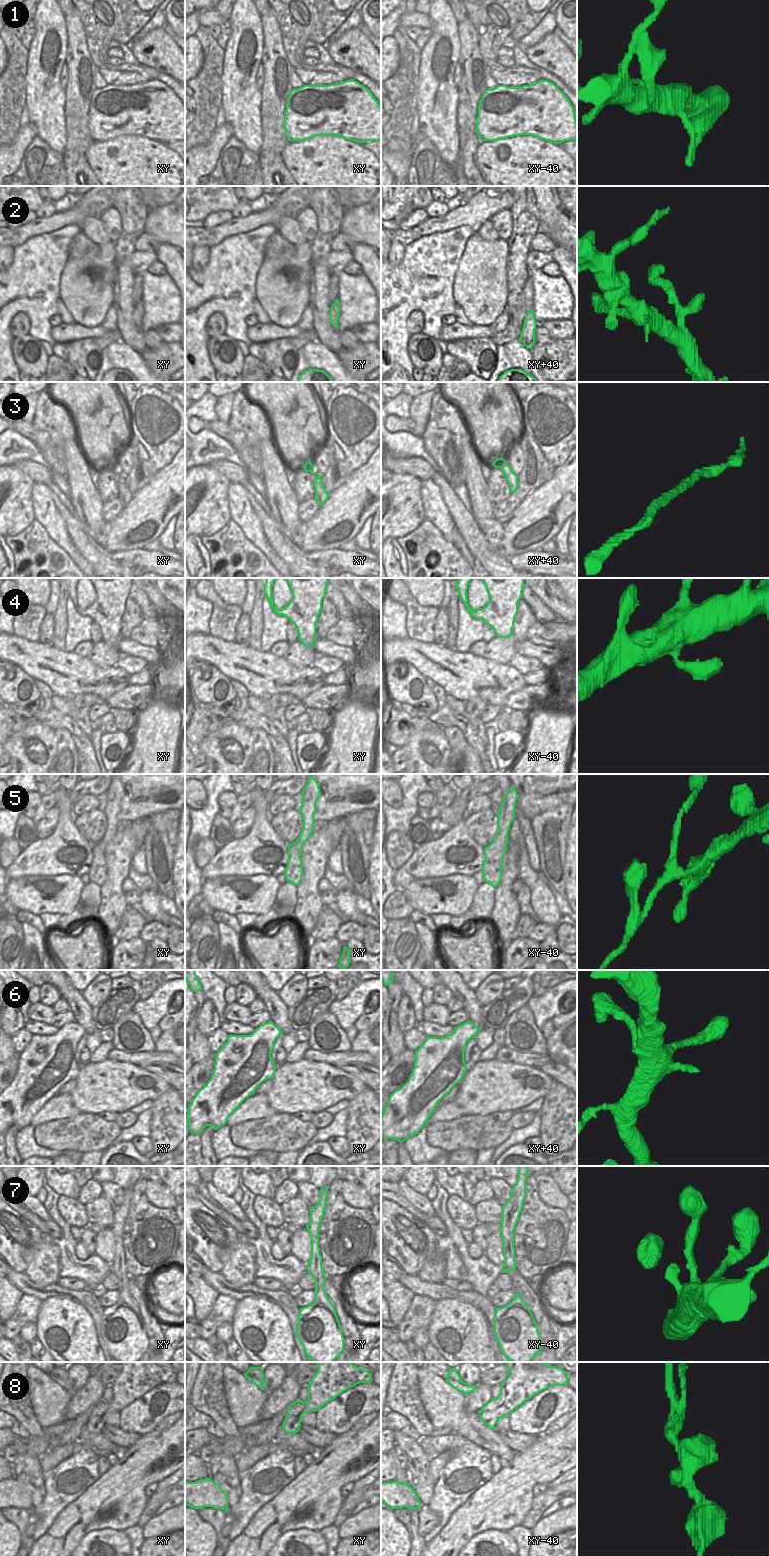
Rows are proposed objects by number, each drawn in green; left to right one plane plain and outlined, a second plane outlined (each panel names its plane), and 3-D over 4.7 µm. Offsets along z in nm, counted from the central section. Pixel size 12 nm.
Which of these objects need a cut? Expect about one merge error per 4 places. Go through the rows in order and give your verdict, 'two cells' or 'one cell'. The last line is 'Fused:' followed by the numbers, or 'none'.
1: one cell
2: one cell
3: one cell
4: one cell
5: two cells
6: one cell
7: one cell
8: one cell
Fused: 5

